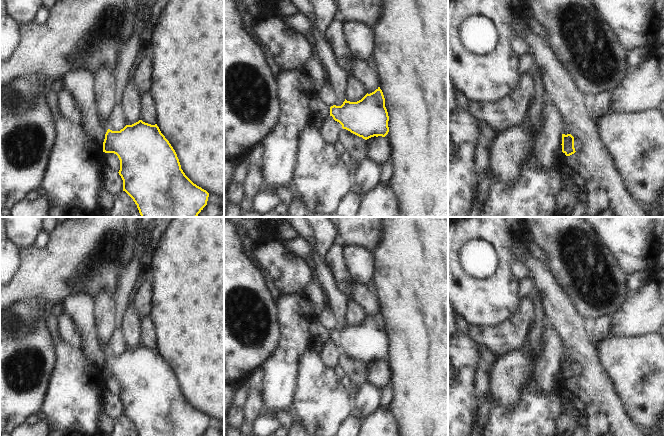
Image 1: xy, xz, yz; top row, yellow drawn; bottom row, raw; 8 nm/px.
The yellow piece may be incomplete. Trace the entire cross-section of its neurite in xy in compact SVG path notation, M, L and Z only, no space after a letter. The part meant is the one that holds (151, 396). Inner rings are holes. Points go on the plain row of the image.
M139 344L120 355L108 353L103 376L118 380L123 415L133 423L139 436L201 436L207 429L209 417L185 399L175 374L157 348Z

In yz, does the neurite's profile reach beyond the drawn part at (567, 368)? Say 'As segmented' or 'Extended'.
As segmented.

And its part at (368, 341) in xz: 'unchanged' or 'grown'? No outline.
unchanged

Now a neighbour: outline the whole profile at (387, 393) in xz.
M391 386L382 388L381 391L381 407L388 407L393 400L393 390Z

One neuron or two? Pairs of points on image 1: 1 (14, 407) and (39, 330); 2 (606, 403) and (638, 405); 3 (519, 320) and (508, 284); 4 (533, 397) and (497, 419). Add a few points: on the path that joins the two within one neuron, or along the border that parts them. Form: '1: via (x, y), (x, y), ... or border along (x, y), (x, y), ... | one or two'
1: via (34, 388), (45, 371), (46, 360), (40, 350) | one
2: border along (613, 383), (623, 409), (634, 425) | two
3: border along (522, 299), (520, 308), (511, 317), (498, 325) | two
4: via (524, 406), (511, 419), (506, 419) | one

